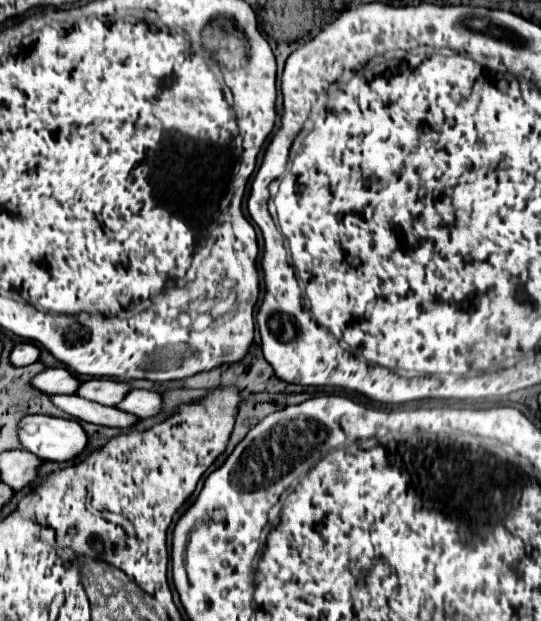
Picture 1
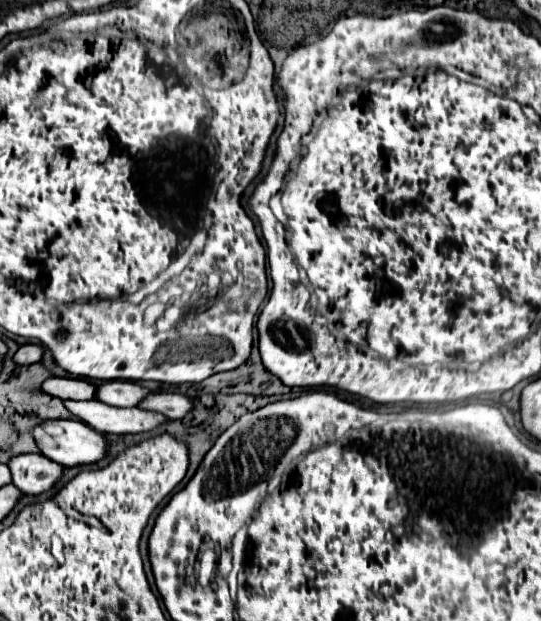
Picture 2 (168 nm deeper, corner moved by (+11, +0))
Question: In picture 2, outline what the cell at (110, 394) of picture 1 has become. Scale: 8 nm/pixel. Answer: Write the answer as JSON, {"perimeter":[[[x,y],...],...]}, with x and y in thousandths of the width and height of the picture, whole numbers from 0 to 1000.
{"perimeter":[[[190,615],[179,622],[176,644],[201,654],[253,654],[272,638],[272,625],[250,615]]]}

